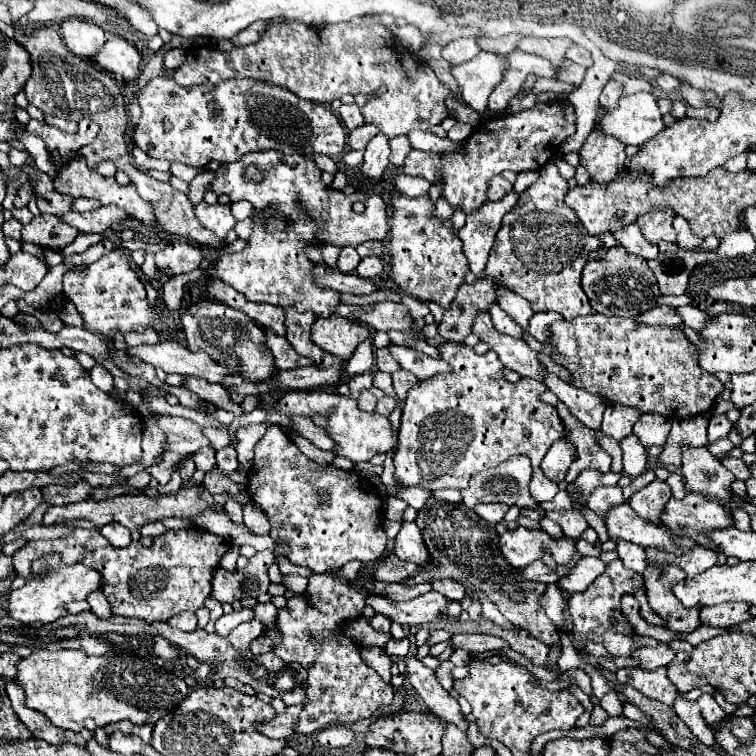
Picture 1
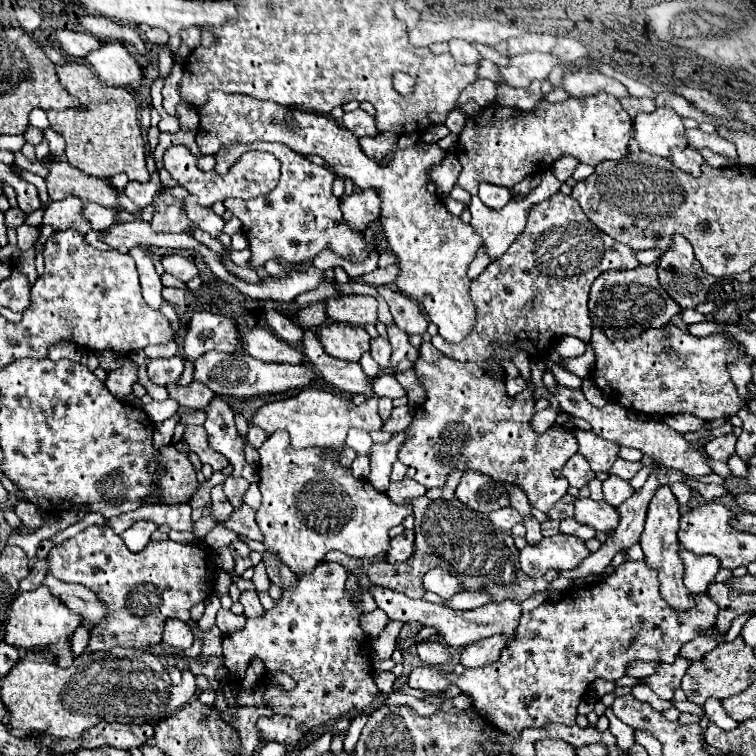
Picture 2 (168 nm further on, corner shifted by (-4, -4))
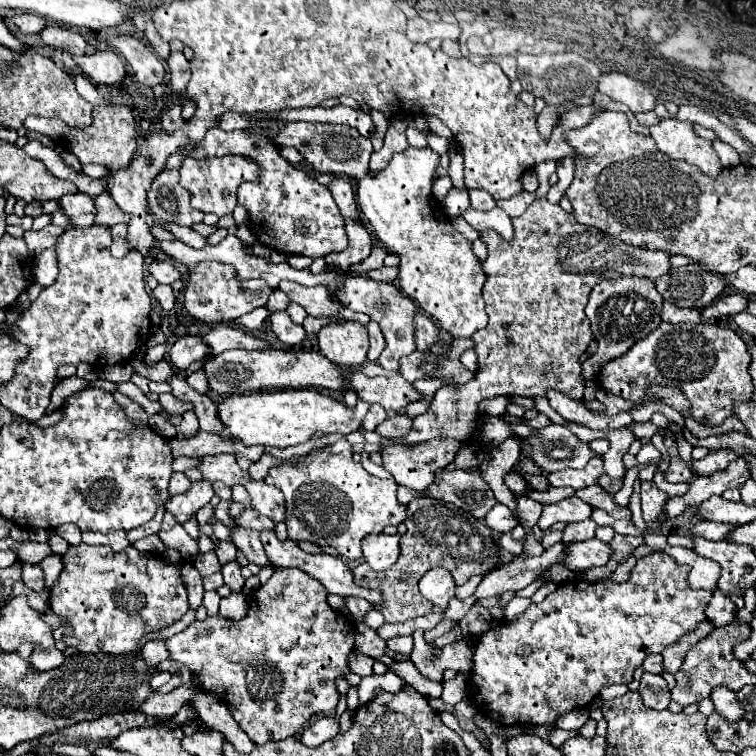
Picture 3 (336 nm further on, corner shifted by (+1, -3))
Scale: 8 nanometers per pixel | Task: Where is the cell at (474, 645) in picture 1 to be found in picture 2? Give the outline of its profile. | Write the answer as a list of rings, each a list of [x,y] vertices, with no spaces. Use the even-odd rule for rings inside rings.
[[[418,642],[416,650],[418,650],[422,662],[428,664],[428,666],[440,666],[440,664],[444,664],[444,662],[450,660],[448,648],[444,648],[438,642]]]

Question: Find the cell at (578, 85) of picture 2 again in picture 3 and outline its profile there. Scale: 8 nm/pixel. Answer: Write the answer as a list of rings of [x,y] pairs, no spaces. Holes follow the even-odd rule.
[[[601,73],[597,79],[597,91],[625,103],[633,113],[651,111],[655,107],[655,97],[641,83],[623,73]]]

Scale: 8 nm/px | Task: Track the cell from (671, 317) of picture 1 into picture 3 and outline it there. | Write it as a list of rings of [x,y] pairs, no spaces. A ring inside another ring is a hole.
[[[727,295],[721,299],[715,299],[709,307],[705,307],[701,311],[703,321],[711,321],[711,319],[719,319],[723,315],[735,315],[739,311],[745,311],[747,305],[747,297],[745,295]]]

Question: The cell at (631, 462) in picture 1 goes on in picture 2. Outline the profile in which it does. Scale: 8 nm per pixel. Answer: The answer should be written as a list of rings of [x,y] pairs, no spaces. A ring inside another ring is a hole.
[[[572,426],[570,432],[572,432],[572,436],[576,436],[578,454],[582,454],[590,462],[592,470],[594,472],[608,472],[616,460],[620,446],[612,440],[600,438],[592,430],[582,430],[578,426]]]

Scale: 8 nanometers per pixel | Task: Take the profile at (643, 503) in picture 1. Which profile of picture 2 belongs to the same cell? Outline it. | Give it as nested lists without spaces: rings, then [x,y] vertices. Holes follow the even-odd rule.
[[[660,486],[654,494],[654,498],[648,504],[648,512],[646,512],[646,524],[644,524],[644,532],[640,538],[640,546],[644,550],[646,562],[650,568],[658,570],[658,578],[660,578],[660,592],[664,596],[664,600],[674,606],[676,610],[688,610],[692,608],[692,598],[690,592],[686,590],[686,586],[682,584],[684,578],[684,566],[678,558],[678,528],[680,528],[680,506],[674,498],[674,494],[670,492],[668,486]]]

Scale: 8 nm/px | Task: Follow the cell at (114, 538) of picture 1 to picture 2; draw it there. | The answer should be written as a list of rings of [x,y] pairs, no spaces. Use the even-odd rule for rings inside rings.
[[[136,522],[122,534],[122,540],[132,552],[140,552],[150,542],[154,530],[158,530],[158,524],[154,522]]]

